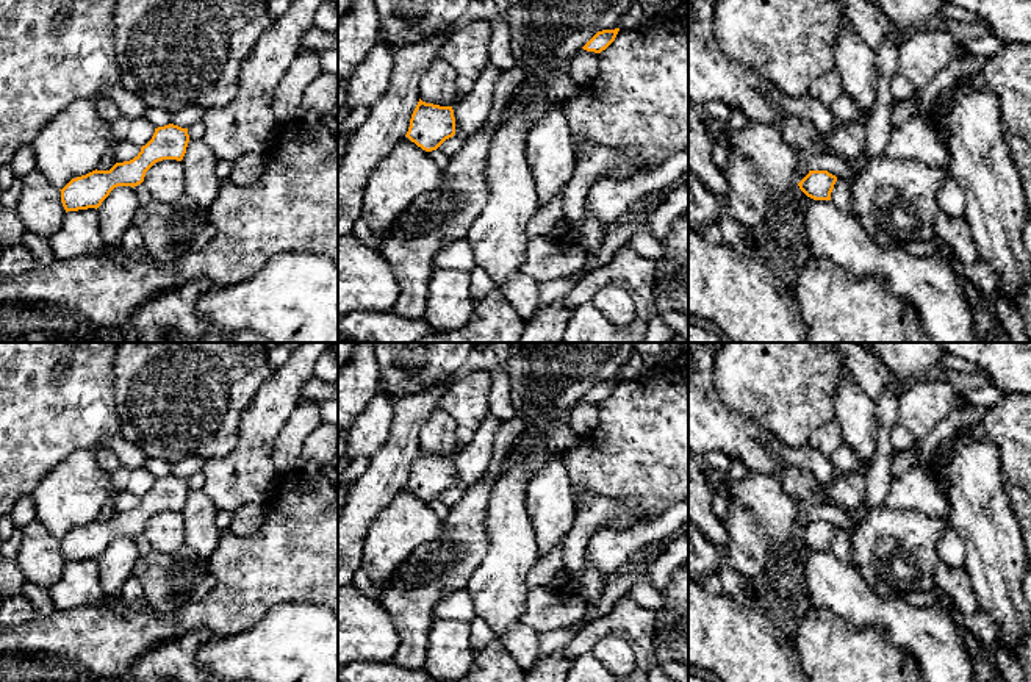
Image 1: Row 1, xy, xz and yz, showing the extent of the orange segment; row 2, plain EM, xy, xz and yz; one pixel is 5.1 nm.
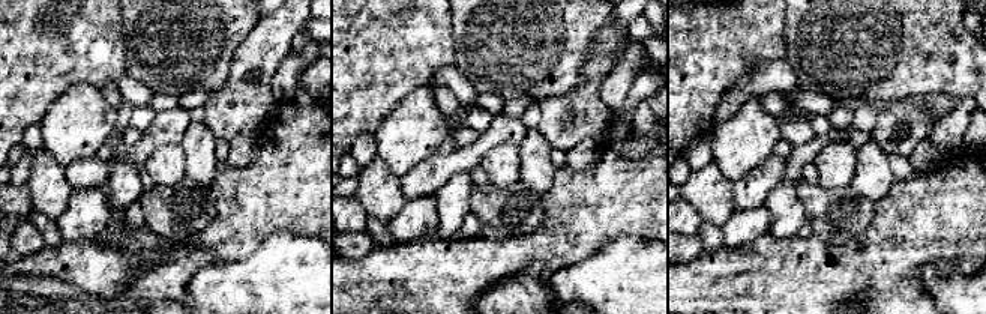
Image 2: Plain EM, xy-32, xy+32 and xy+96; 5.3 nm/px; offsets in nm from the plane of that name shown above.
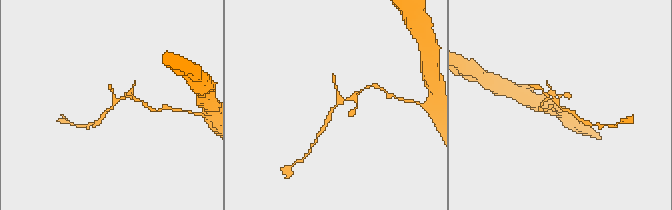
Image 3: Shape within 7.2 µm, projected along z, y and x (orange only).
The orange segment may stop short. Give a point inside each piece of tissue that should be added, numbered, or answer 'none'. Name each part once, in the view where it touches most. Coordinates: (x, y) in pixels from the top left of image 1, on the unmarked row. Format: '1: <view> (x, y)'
none

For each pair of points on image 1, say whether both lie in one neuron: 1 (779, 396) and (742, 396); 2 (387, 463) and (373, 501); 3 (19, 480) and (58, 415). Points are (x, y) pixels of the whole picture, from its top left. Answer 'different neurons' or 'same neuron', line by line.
1: same neuron
2: same neuron
3: same neuron

